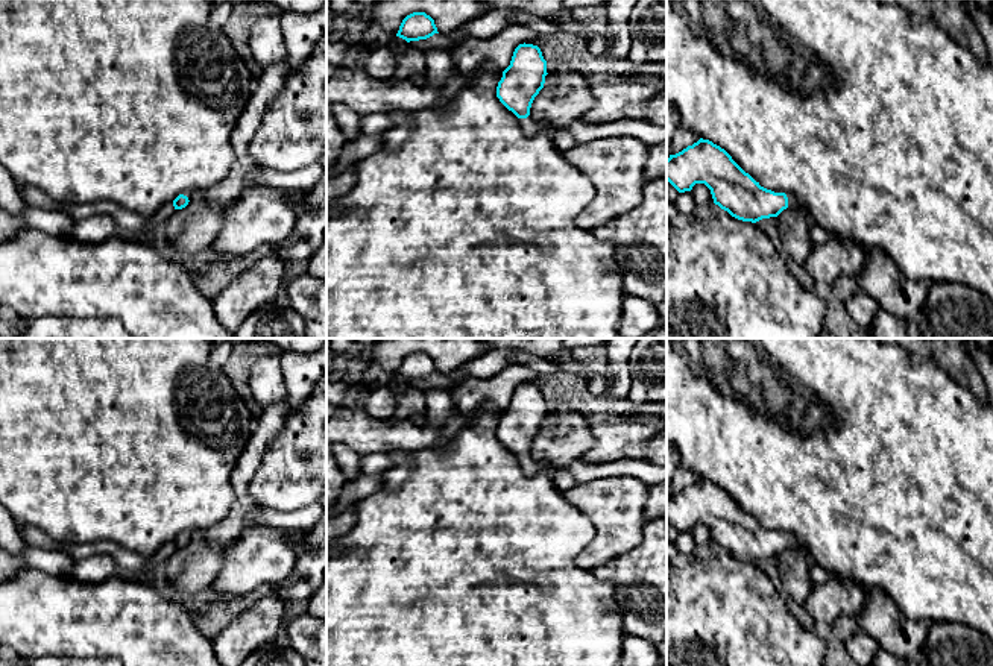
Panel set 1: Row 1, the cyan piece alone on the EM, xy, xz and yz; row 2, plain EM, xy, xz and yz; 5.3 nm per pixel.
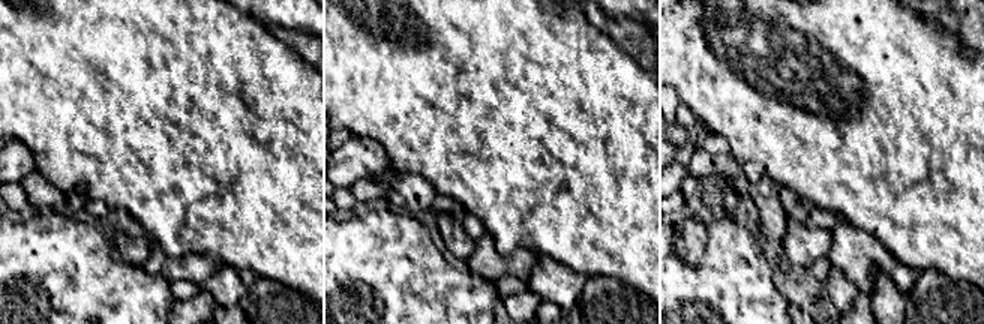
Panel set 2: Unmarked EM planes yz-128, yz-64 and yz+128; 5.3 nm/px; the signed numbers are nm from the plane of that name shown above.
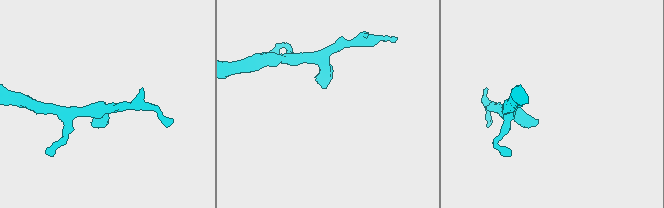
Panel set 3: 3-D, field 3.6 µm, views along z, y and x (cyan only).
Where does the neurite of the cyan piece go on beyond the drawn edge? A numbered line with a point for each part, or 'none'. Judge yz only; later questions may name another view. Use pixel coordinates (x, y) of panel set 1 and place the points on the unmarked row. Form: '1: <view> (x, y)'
1: yz (794, 542)

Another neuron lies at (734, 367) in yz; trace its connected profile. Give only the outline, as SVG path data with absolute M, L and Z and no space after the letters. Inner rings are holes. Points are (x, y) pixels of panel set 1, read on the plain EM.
M667 338L667 445L673 445L677 449L679 467L689 469L700 478L709 479L724 489L761 526L774 532L797 536L815 563L829 575L835 575L843 583L864 589L865 592L882 590L909 619L926 624L964 624L993 640L993 407L978 401L931 357L909 350L900 344L884 343L879 338L721 338L720 343L714 343L709 338Z

